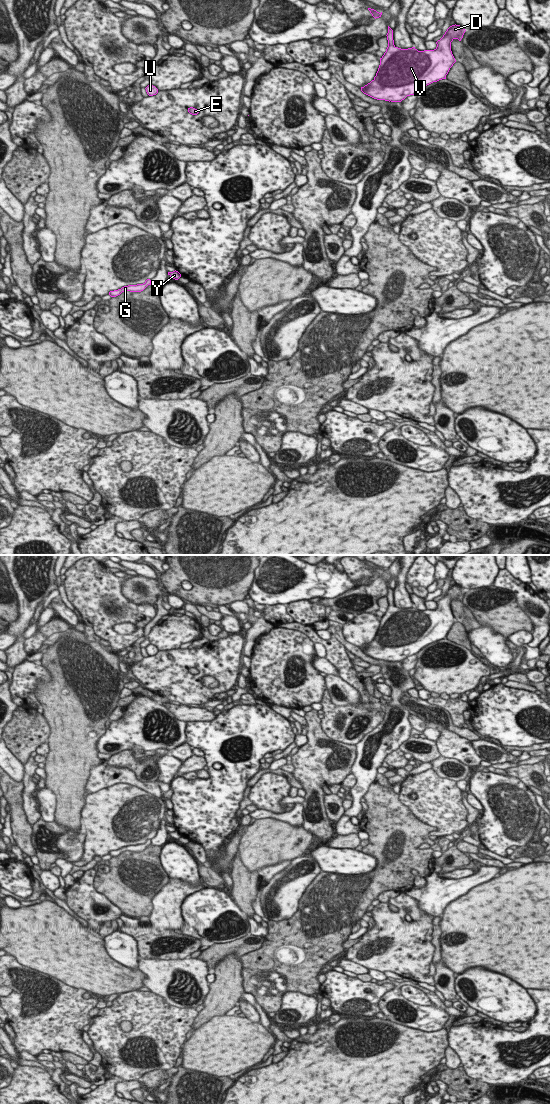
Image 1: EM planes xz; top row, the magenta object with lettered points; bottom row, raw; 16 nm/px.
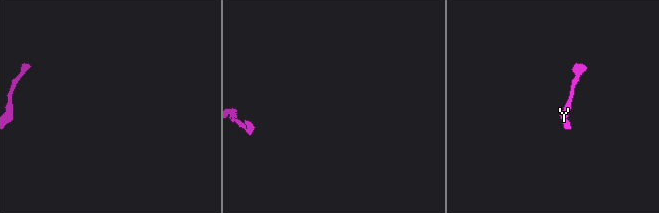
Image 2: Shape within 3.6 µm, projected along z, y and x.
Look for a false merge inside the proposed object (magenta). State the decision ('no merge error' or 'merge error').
no merge error

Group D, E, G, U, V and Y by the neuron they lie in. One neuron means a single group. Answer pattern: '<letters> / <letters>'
D E G U V Y

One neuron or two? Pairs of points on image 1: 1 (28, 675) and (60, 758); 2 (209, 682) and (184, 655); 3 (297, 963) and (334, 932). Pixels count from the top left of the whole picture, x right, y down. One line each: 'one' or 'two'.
1: two
2: two
3: one

